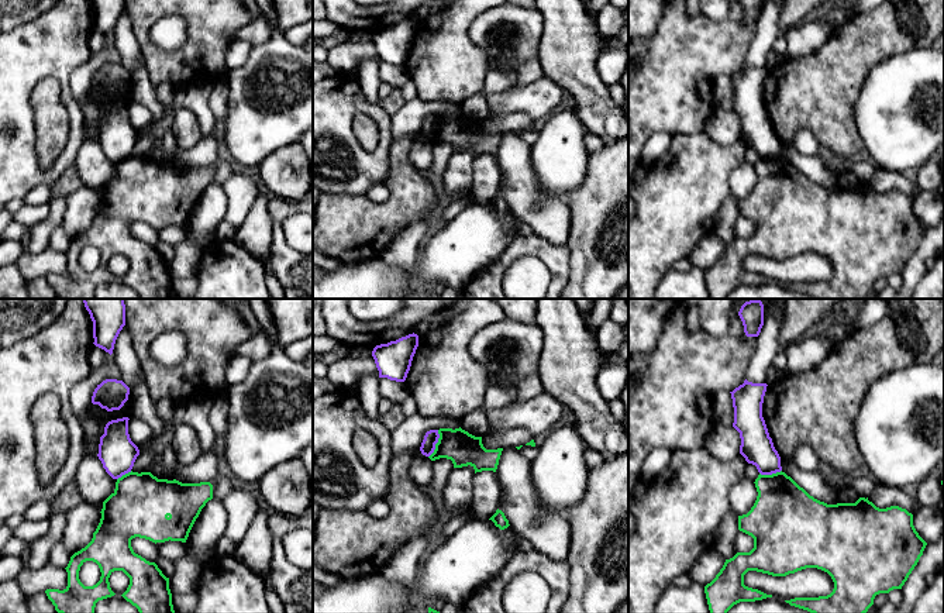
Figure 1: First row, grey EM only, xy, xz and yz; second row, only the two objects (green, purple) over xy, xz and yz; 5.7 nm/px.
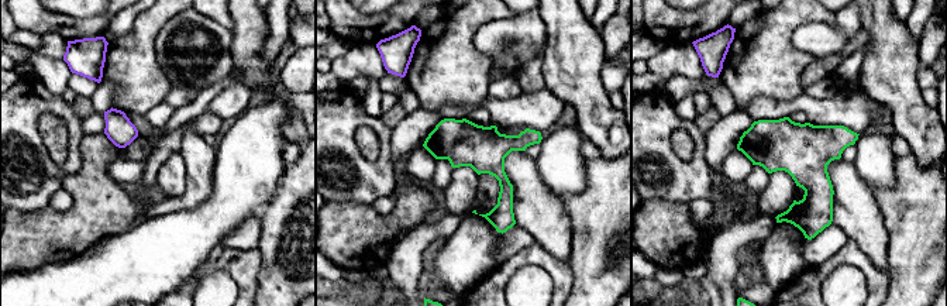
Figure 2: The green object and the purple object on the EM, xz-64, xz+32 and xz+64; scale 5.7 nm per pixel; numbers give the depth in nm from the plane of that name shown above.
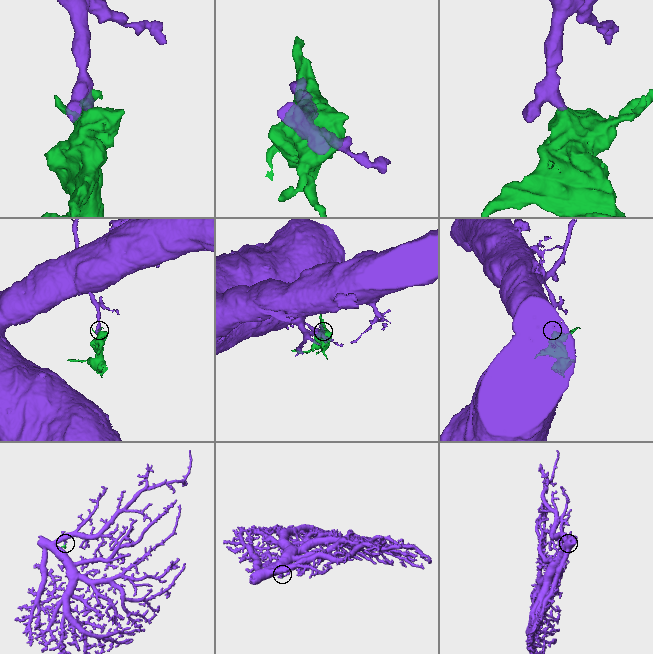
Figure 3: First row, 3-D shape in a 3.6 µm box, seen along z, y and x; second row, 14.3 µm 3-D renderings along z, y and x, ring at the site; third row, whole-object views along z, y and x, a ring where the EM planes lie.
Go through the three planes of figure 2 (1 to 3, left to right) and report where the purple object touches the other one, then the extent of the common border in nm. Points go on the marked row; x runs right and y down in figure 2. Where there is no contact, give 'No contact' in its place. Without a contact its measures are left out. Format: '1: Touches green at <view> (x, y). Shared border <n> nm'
1: No contact
2: No contact
3: No contact

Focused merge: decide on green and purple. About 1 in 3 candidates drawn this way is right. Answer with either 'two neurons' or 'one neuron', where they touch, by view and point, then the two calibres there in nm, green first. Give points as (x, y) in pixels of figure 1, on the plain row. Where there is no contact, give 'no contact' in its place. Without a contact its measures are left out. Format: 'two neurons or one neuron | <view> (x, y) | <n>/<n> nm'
two neurons | xz (436, 128) | 190/80 nm

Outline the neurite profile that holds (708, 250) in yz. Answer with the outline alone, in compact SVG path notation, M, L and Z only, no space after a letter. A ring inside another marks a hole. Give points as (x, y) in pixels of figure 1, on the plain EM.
M713 231L706 234L690 251L689 261L692 266L702 271L710 268L720 256L726 242Z

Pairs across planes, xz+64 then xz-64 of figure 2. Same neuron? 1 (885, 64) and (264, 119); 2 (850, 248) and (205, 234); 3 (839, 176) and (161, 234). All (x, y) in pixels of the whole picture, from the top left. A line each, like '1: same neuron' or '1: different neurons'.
1: different neurons
2: different neurons
3: different neurons

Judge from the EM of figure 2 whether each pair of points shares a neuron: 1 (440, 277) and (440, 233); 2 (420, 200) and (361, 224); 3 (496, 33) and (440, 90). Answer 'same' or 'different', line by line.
1: different
2: same
3: different

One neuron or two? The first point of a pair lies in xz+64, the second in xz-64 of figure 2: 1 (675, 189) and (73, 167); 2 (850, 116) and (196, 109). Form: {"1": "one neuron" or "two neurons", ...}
{"1": "one neuron", "2": "two neurons"}

